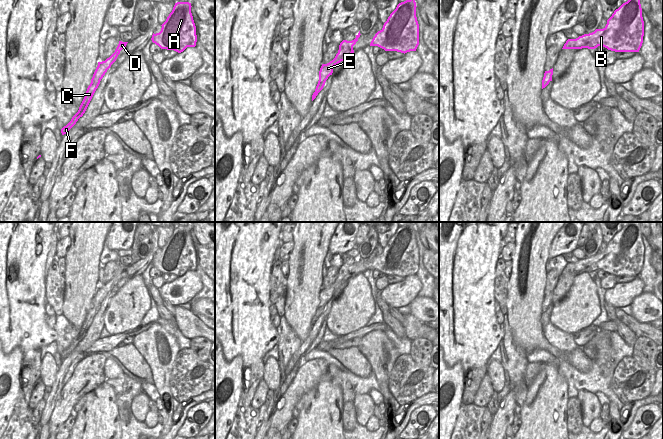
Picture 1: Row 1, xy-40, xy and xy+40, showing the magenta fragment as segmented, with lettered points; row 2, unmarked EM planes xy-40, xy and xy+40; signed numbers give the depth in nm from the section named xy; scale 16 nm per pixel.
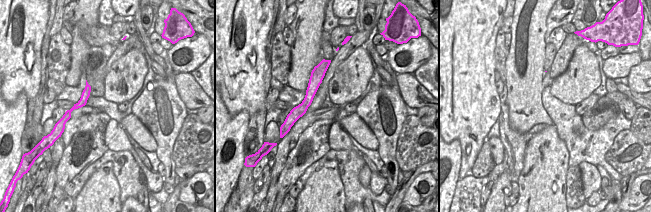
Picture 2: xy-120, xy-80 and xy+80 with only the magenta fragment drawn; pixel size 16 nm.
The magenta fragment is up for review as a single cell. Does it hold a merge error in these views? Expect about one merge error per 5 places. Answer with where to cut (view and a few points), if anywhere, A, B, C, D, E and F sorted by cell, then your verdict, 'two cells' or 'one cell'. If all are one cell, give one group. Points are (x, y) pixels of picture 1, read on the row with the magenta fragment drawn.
no cut | A B C D E F | one cell

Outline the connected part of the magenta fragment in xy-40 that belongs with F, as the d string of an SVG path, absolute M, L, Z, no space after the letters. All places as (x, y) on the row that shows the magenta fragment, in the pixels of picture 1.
M119 41L119 44L115 50L115 52L109 57L107 58L105 61L102 62L98 62L98 66L93 74L93 77L91 79L91 83L87 88L85 97L79 107L78 112L72 117L71 121L64 126L61 129L61 133L62 135L66 134L78 121L78 119L80 117L83 116L83 114L85 113L96 89L98 88L101 79L103 78L103 76L105 75L105 73L107 72L107 70L111 67L111 65L116 61L118 55L120 54L120 51L126 47L128 42L122 42Z

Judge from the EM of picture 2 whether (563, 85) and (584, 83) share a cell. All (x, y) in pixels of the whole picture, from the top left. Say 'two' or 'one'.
one

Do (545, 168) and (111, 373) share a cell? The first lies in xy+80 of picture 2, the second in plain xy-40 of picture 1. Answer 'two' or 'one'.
two

